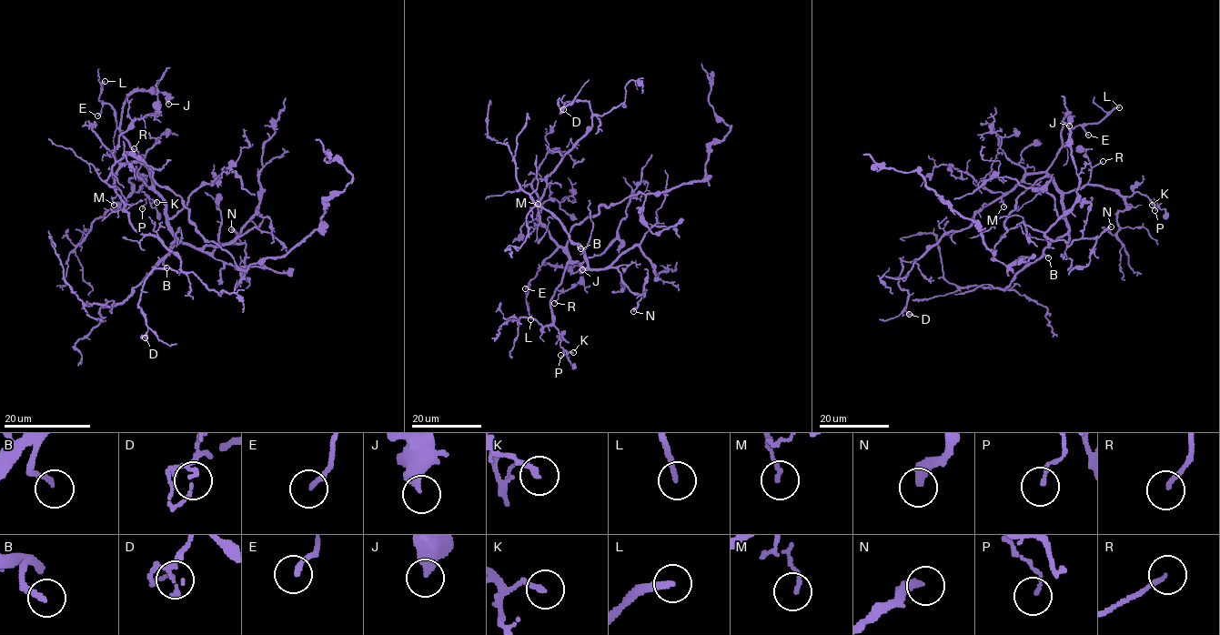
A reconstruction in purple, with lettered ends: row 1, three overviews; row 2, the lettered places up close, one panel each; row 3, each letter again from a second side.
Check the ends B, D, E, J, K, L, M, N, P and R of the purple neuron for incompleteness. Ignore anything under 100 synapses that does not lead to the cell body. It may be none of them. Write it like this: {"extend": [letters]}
{"extend": ["L"]}

